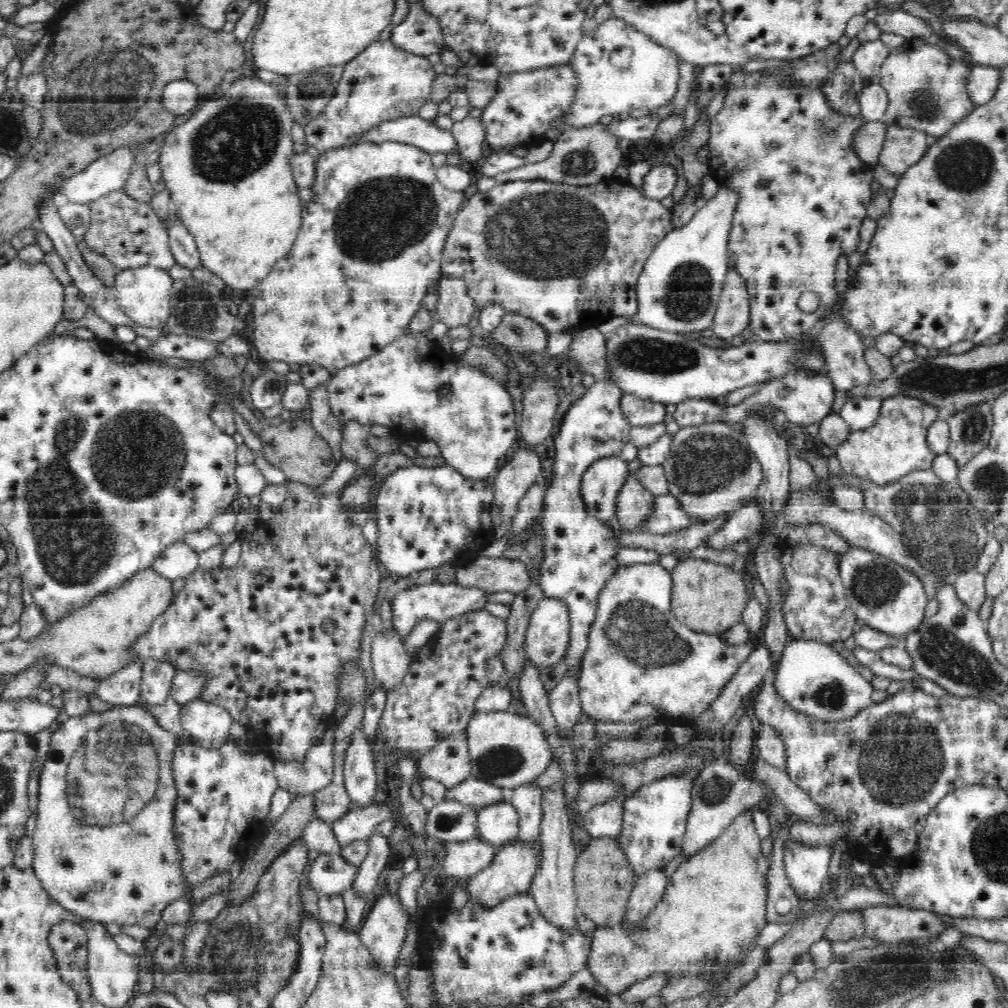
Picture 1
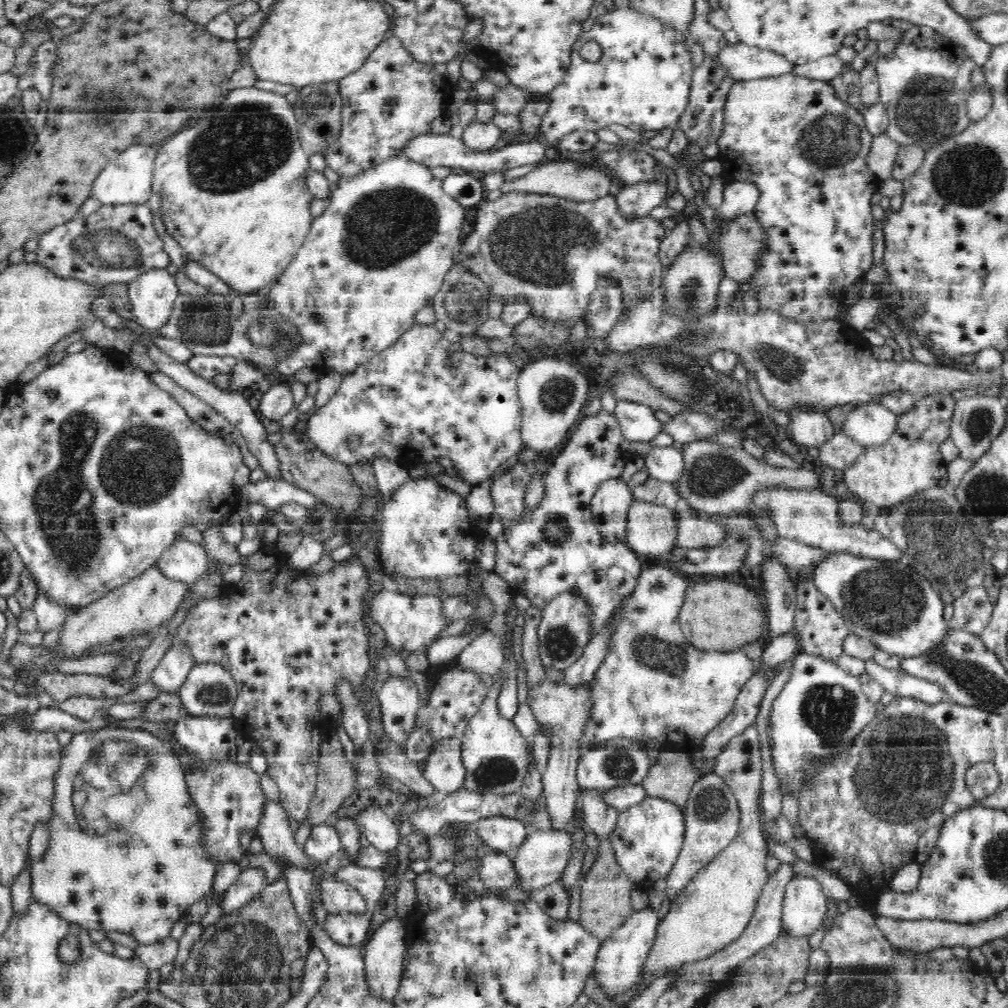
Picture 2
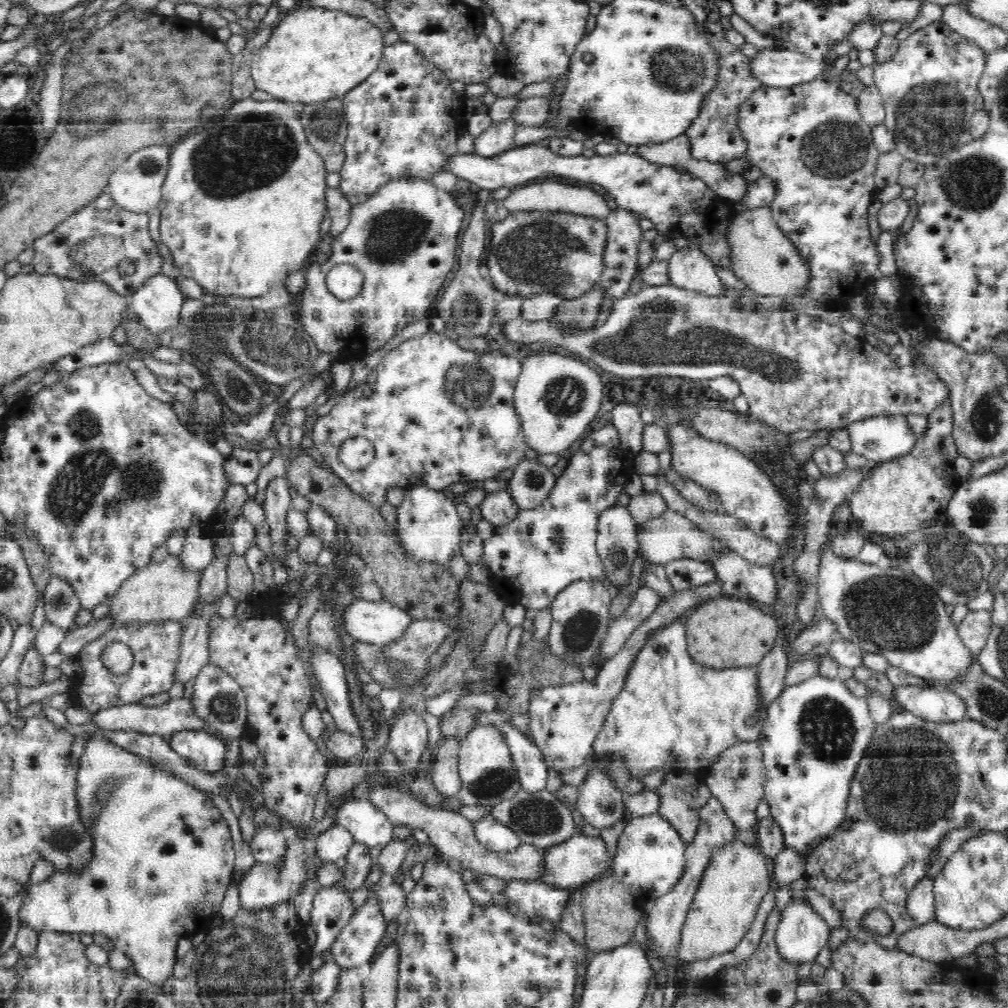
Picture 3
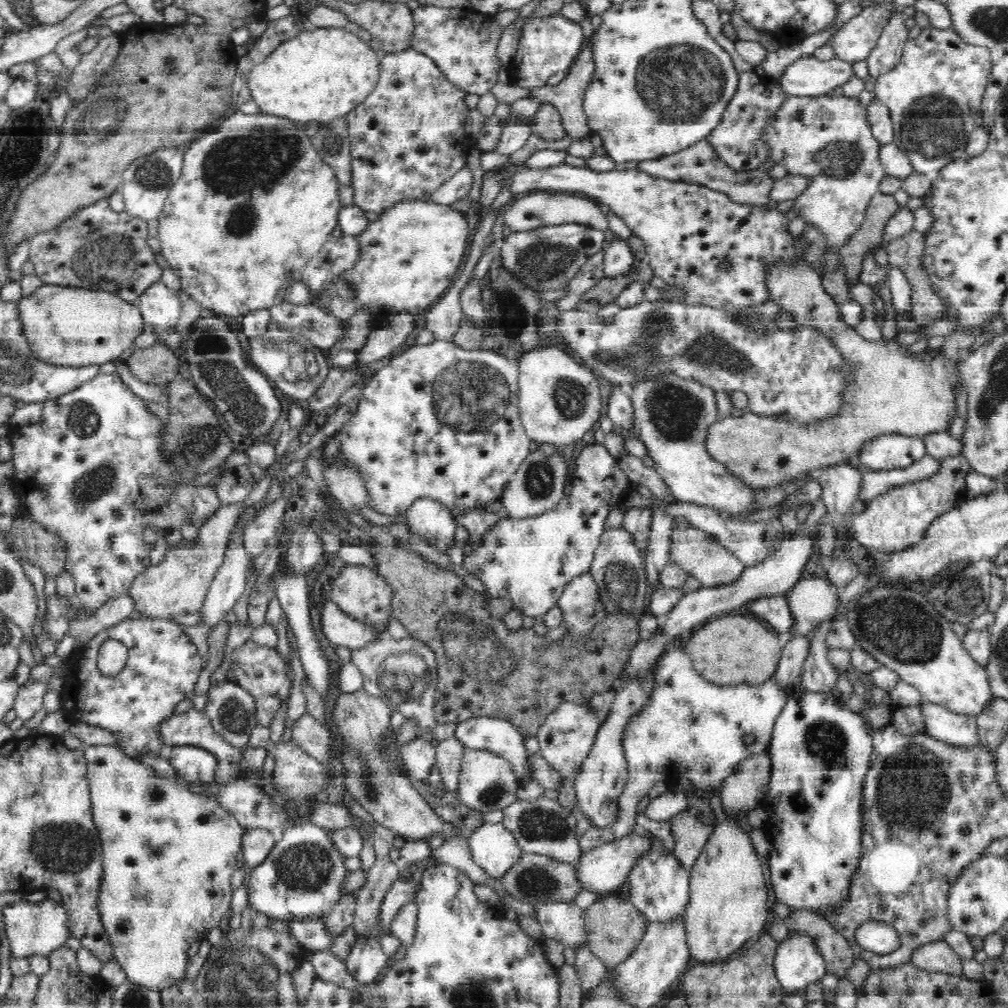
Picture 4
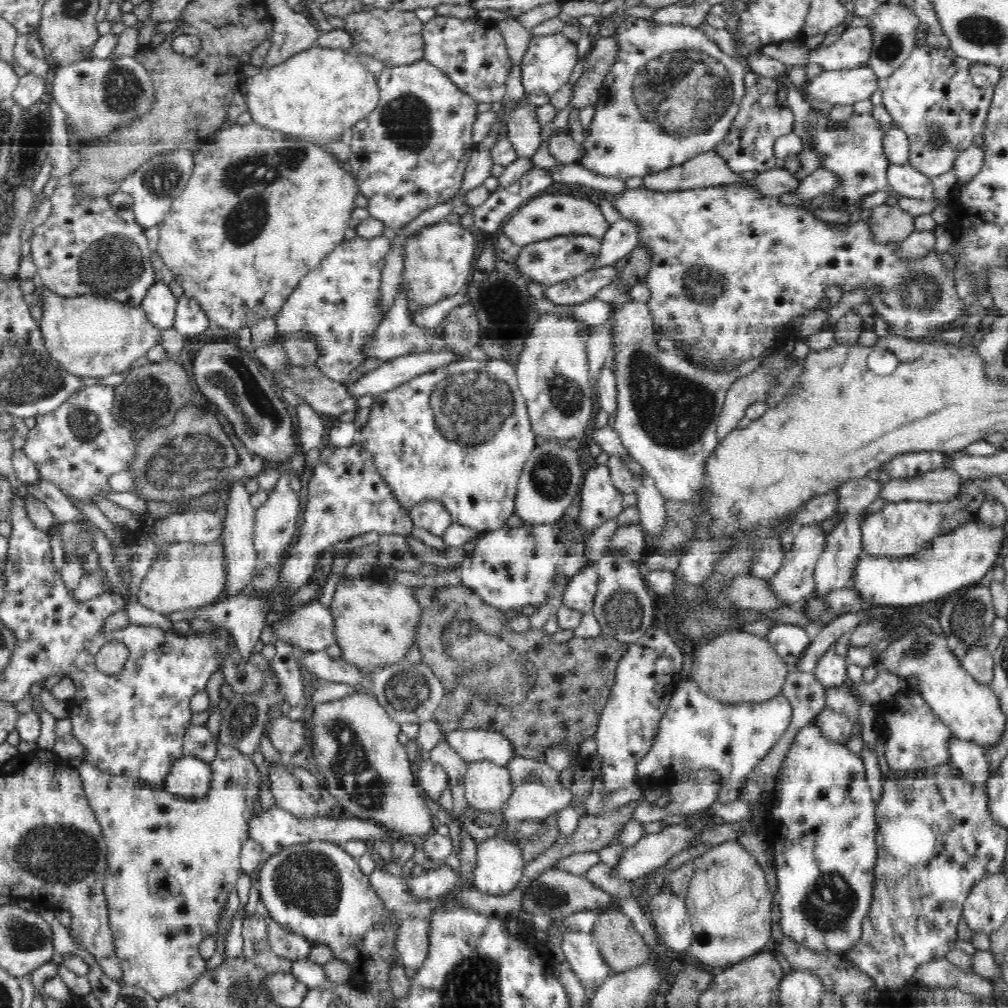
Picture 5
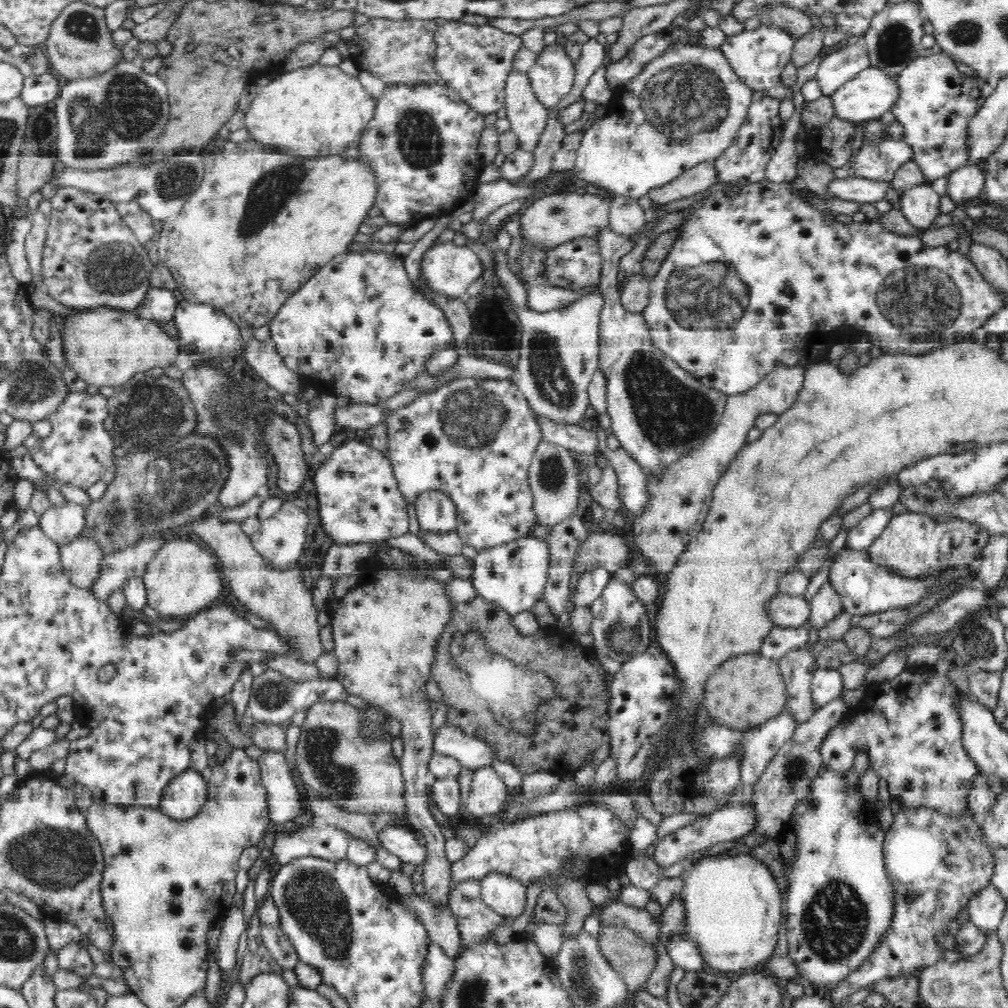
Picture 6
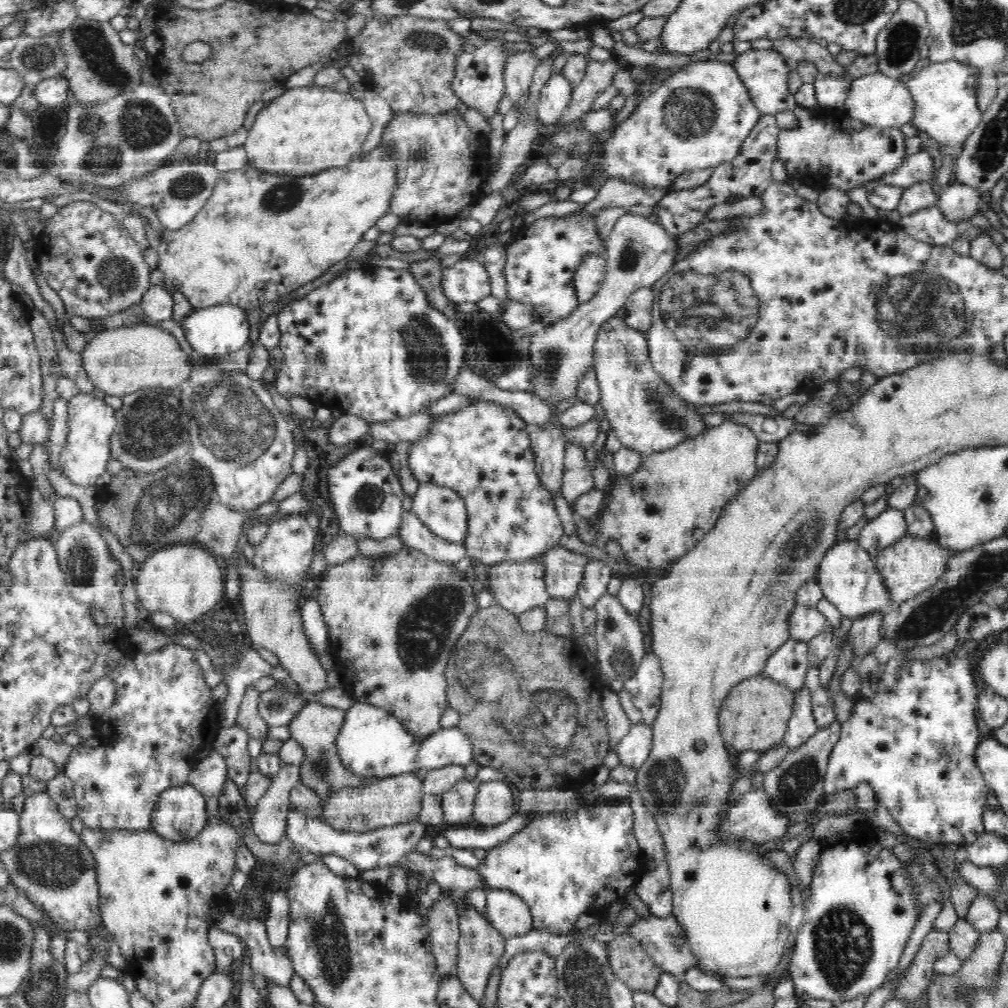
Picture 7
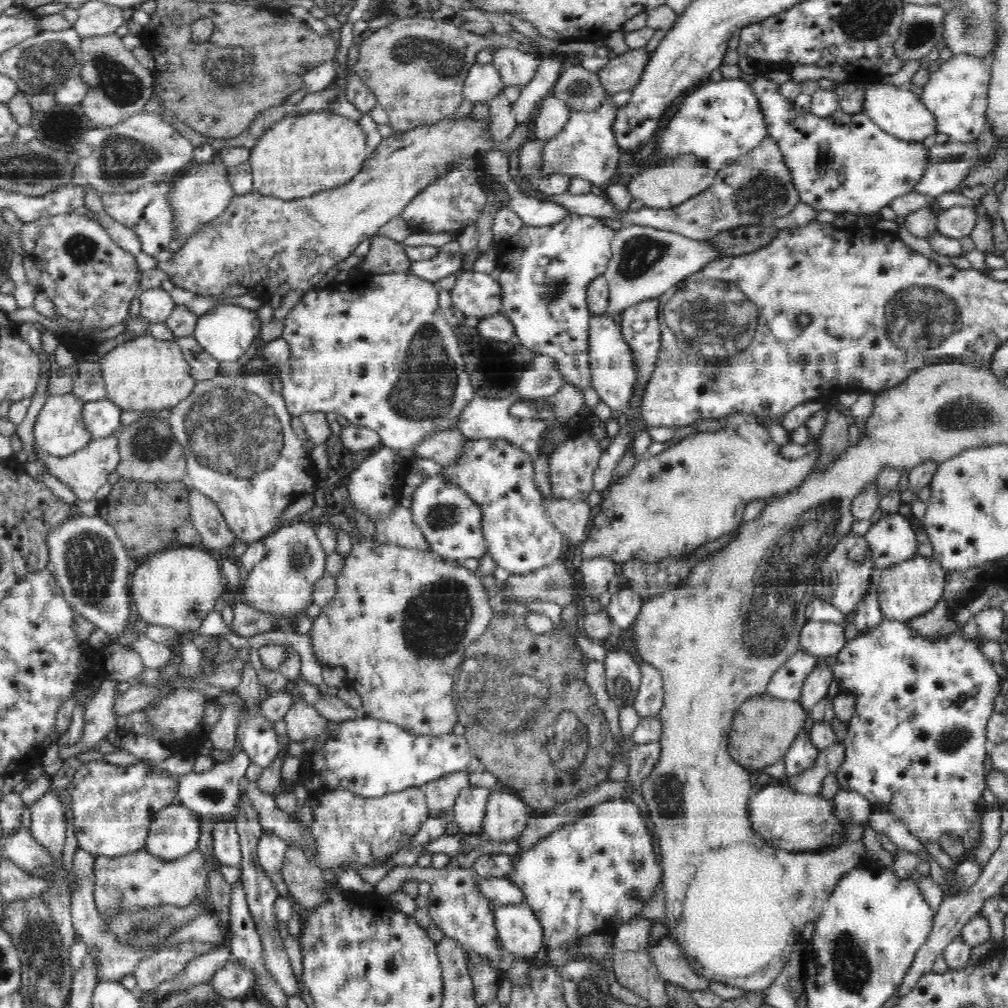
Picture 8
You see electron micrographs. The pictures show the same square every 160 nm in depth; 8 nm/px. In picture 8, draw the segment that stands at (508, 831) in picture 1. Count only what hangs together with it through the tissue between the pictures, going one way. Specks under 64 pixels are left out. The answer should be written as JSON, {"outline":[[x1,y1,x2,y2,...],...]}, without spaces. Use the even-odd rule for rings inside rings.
{"outline":[[506,903,494,909,497,936,504,949,530,961,546,948,542,925,528,904]]}

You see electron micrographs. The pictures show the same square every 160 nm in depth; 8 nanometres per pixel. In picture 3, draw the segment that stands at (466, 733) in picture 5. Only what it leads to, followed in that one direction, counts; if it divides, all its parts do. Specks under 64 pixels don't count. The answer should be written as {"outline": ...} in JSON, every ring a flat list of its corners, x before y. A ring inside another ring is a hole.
{"outline":[[495,710,481,711,478,714,476,728,497,728,506,740,507,748,511,751,511,760,518,772,521,789,530,793,545,790,548,768,538,746,512,724,506,712]]}

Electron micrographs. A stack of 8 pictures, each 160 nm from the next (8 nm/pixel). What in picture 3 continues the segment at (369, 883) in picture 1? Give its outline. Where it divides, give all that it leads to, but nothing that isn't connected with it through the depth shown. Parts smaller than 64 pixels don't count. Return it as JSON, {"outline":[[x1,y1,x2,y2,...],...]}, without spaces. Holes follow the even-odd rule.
{"outline":[[370,800,341,801,337,811,336,824,347,828,355,841,369,847,386,846,393,841,392,829,395,826]]}

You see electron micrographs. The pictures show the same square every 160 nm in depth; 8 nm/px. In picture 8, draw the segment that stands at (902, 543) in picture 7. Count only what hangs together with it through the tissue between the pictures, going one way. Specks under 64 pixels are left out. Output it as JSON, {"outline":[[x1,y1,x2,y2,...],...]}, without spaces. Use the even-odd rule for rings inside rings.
{"outline":[[919,554,903,560,891,567,880,569,880,578,877,580,878,598,882,618,908,623,910,619,932,611,942,598,945,591,946,572,940,563,934,562,932,557]]}

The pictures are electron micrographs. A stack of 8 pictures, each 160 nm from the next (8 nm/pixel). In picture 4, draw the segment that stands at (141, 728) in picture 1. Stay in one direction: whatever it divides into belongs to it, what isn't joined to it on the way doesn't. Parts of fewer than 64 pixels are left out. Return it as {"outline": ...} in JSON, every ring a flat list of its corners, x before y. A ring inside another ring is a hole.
{"outline":[[116,745,84,747,93,823,96,825,103,851,104,874,102,874,100,894,97,898,97,909,101,915,101,923,111,942,114,957,126,973,127,980,155,991,163,991,168,987,172,987,174,983,180,982,186,976,186,970,191,967,191,958,188,957,187,950,196,940,200,940,202,936,206,936,210,932,210,930,204,930,204,928,219,926,220,920,231,908,233,890,230,878,237,870,238,854,240,854,241,838,244,831,237,818,231,812,222,808,218,801,214,801,214,797,208,797,204,793,192,793,184,783,176,783,154,774,146,764,128,759,121,748,117,748],[47,896,40,902,26,900,18,901,2,907,3,926,6,929,7,942,10,943,11,957,26,959,30,955,49,954,61,947,68,937,68,909,63,903,58,903]]}

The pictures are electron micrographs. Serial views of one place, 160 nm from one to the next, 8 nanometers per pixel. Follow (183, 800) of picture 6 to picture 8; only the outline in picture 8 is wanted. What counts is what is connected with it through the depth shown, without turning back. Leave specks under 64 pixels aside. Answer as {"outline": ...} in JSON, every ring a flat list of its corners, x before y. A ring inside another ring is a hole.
{"outline":[[170,805,164,807,152,819,150,830,146,839,146,850,150,852,156,860,163,863,173,863,174,860,184,859,198,850,198,839,200,838,200,823,202,819,194,812,190,812,188,807]]}

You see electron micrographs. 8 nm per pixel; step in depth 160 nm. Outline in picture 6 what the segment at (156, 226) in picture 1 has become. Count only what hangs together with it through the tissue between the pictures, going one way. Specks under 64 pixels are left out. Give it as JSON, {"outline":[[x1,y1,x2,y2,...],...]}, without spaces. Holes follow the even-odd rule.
{"outline":[[76,187,57,188,51,198,52,214,43,247,43,285,57,302,76,311,107,307,134,312,143,304,151,288,150,276,155,267,148,250,137,240,134,231,122,220,115,204,98,195]]}

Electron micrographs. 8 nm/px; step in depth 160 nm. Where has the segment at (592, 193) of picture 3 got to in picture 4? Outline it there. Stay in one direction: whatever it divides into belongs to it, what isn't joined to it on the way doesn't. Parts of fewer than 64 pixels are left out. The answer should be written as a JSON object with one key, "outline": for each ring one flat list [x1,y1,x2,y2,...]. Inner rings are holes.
{"outline":[[531,192,526,196,515,196,503,208,505,224,511,232,537,230,541,226,554,226,559,224,578,223,609,232,608,218,600,210,600,206,593,201,570,193]]}

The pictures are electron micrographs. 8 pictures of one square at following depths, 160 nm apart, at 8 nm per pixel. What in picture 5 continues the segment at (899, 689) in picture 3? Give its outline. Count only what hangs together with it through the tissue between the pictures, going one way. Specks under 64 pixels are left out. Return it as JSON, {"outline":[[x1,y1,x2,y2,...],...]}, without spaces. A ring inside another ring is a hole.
{"outline":[[956,736,954,740,950,740,949,748,952,765,962,773,962,777,967,782,975,784,974,788,984,790,990,770,983,749,976,744,959,740]]}

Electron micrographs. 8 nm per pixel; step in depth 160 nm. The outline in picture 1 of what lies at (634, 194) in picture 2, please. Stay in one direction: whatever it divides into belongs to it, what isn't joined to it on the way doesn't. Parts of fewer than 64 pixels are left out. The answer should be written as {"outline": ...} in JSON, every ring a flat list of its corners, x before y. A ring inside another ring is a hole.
{"outline":[[654,165,643,179,642,195,648,199,661,201,670,196,678,182,676,168,673,165]]}

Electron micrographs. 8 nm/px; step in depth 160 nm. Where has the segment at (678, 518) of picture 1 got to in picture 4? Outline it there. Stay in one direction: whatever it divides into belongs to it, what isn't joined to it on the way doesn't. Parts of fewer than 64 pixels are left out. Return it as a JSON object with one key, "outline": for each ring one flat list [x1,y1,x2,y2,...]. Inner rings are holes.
{"outline":[[764,595,745,604,744,611,762,618,774,629,778,636,789,636,792,624,795,623,784,595]]}

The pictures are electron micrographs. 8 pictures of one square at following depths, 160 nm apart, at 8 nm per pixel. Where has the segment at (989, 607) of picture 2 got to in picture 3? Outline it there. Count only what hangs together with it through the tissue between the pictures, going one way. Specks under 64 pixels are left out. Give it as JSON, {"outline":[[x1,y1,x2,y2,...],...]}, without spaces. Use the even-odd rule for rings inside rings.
{"outline":[[970,610,957,626,962,642,977,655,991,631,991,611]]}

